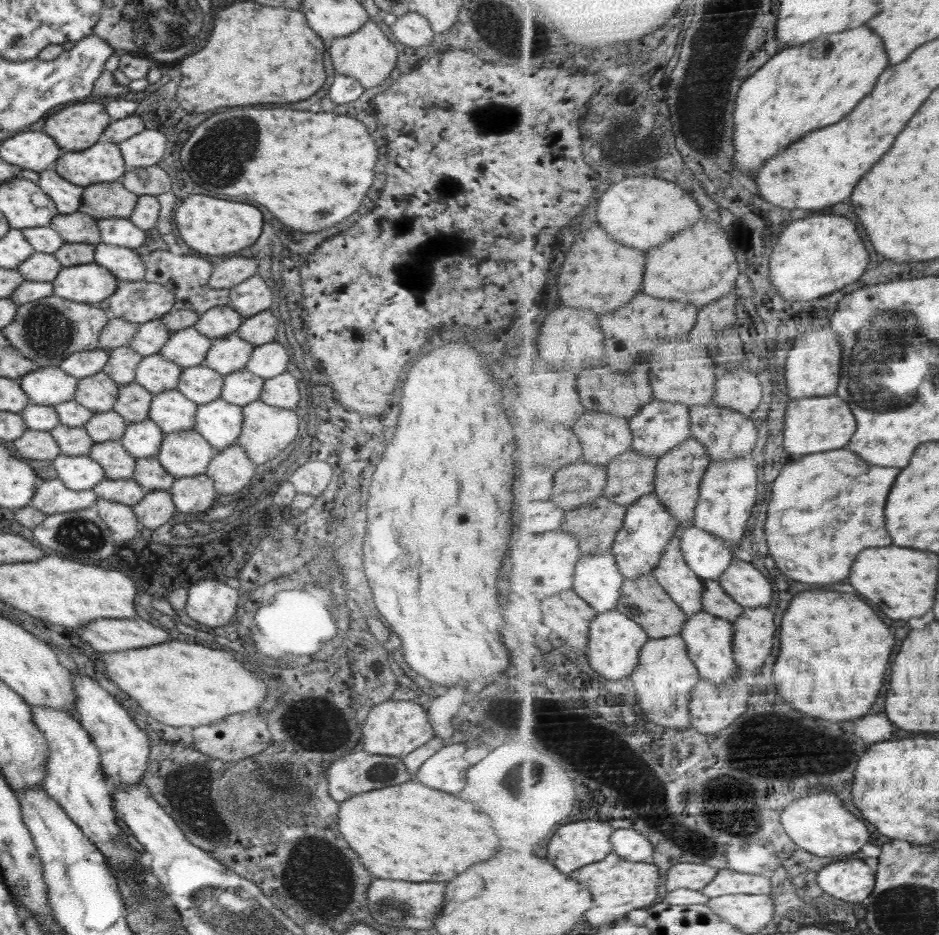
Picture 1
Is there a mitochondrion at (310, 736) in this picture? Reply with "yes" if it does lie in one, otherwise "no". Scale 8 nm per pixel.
yes

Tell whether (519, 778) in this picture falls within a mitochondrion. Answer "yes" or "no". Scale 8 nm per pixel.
yes

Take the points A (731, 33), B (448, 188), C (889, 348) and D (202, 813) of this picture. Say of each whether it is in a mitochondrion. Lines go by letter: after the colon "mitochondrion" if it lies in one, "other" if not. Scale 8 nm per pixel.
A: mitochondrion
B: other
C: mitochondrion
D: mitochondrion

